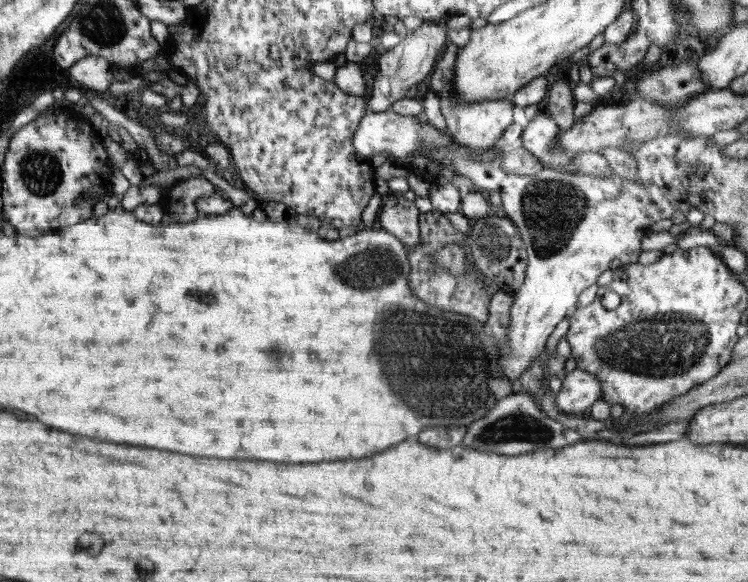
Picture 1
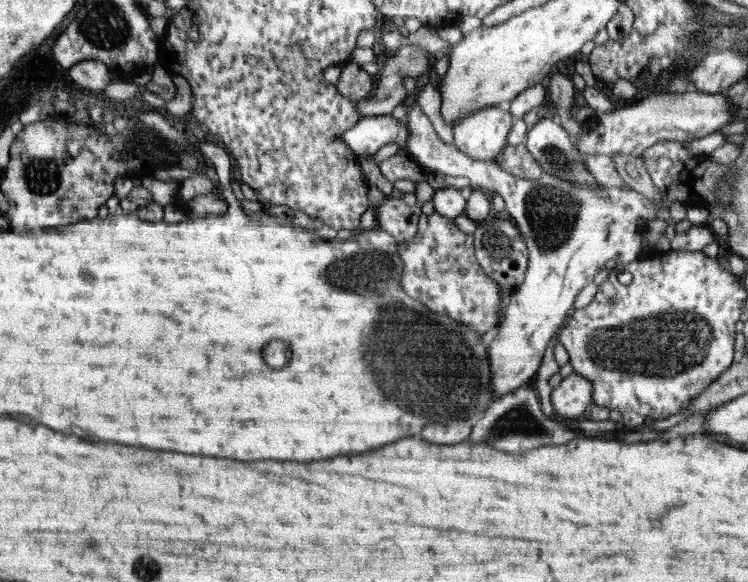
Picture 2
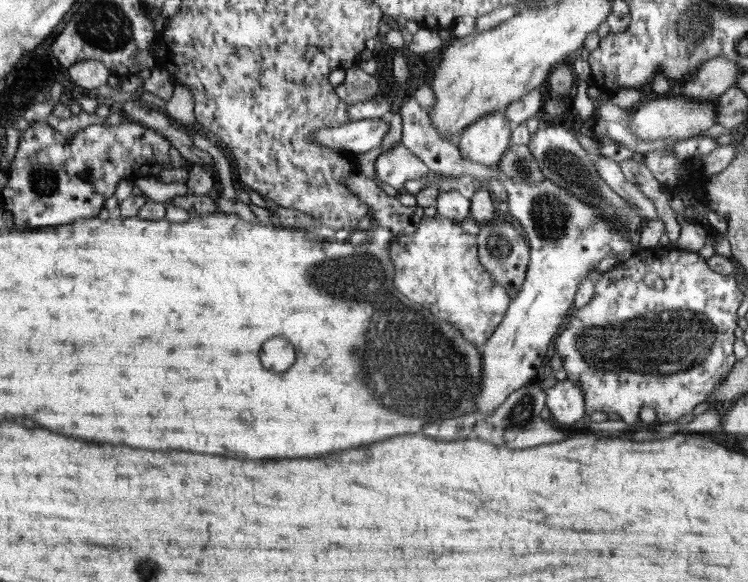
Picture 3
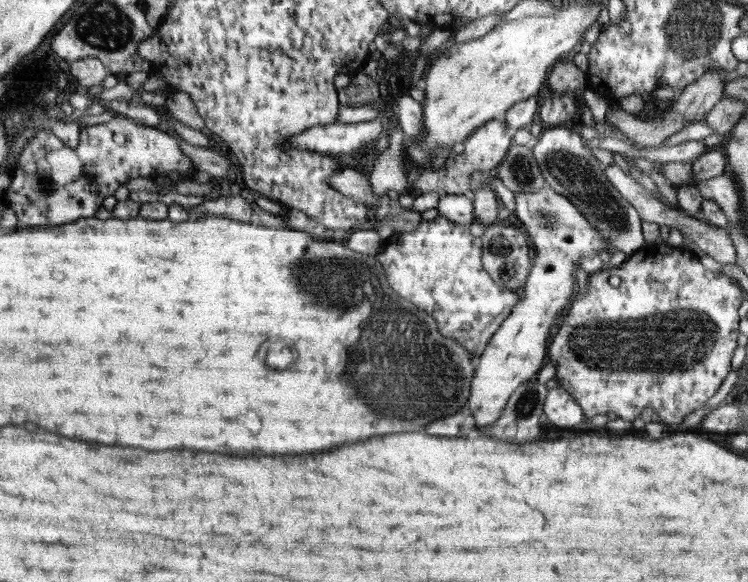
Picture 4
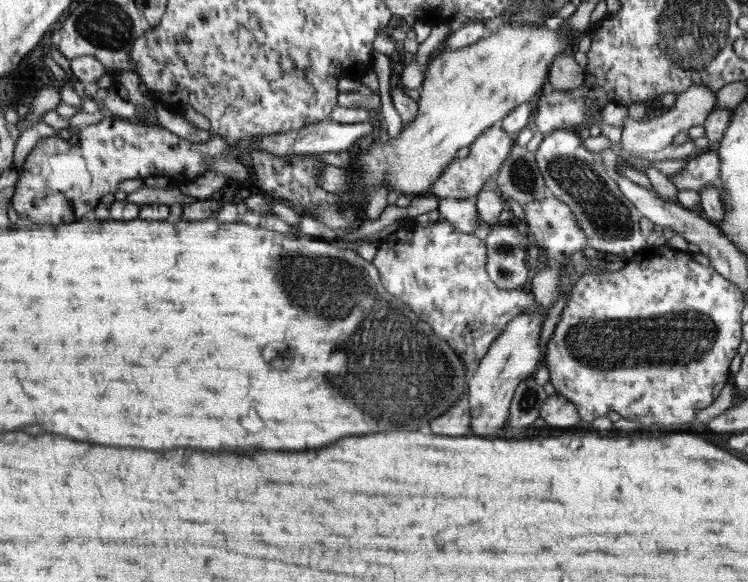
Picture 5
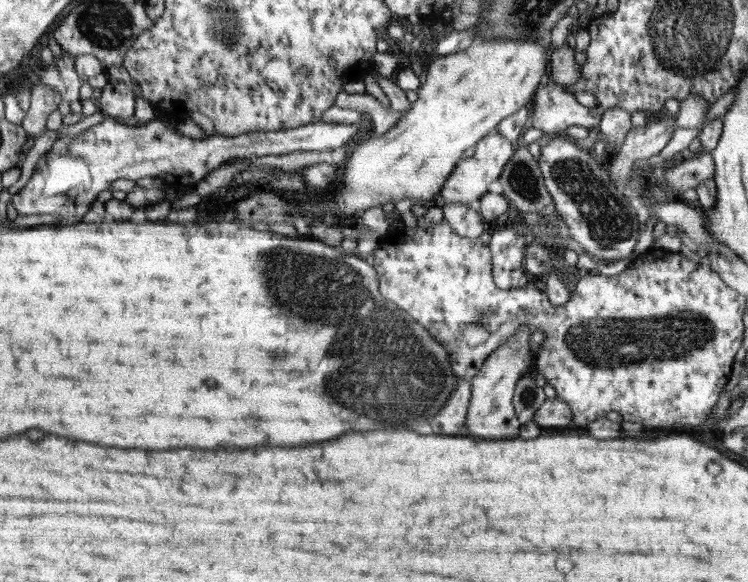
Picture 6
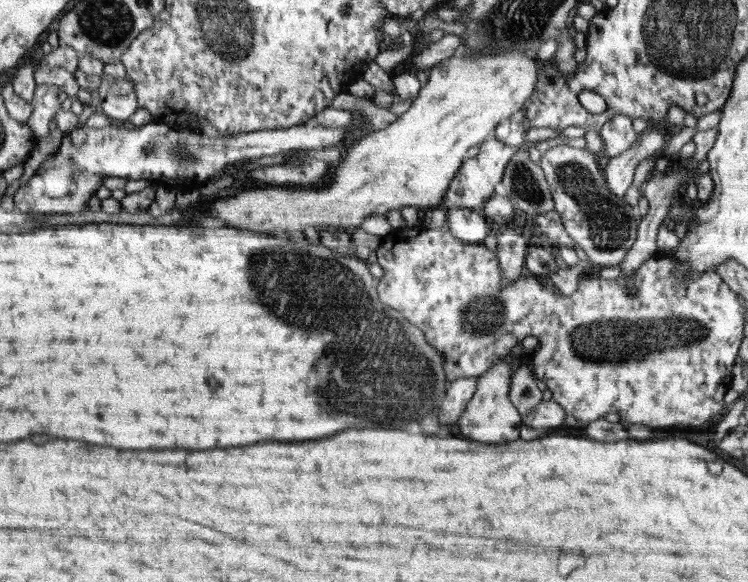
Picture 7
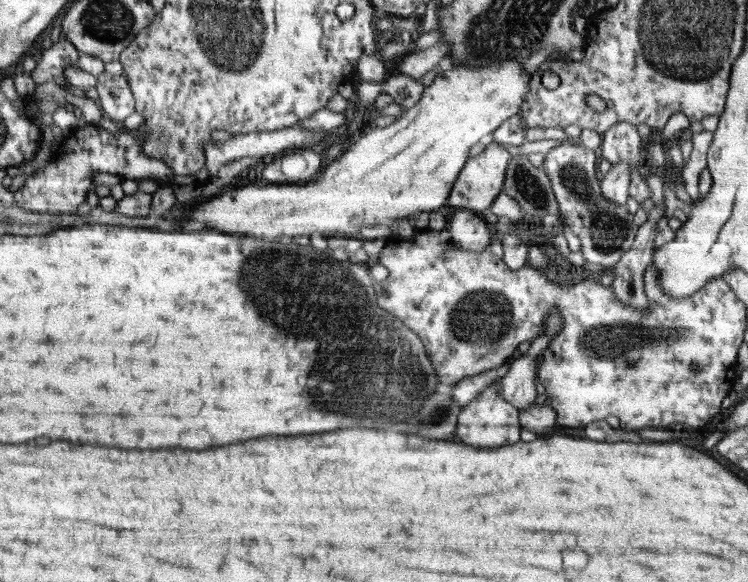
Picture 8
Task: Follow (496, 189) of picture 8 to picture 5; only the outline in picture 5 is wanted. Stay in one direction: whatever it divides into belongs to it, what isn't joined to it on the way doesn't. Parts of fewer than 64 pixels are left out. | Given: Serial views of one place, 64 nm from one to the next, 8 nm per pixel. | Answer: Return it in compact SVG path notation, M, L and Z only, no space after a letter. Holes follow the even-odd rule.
M500 124L489 126L484 133L478 136L477 140L470 147L470 154L464 159L454 159L444 169L444 172L431 184L432 192L439 199L455 198L468 199L469 196L478 196L481 188L490 184L492 176L498 174L504 160L508 158L515 140L502 128Z

